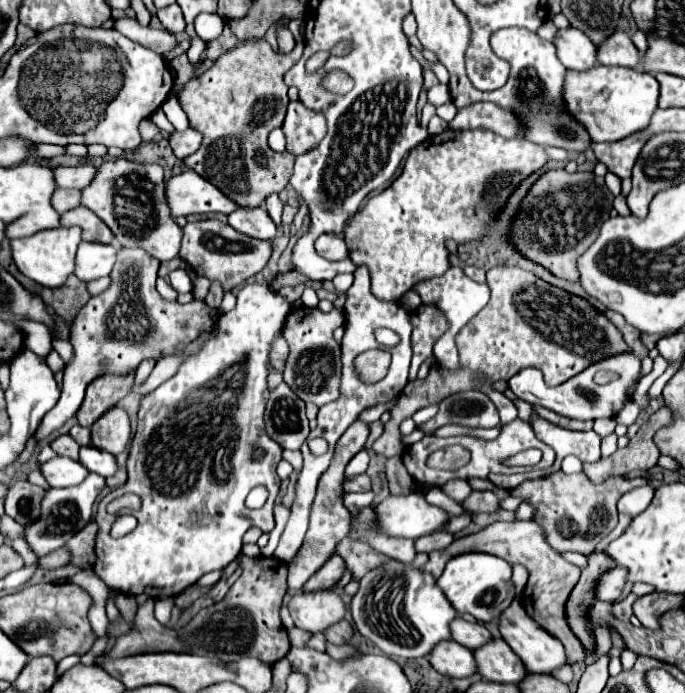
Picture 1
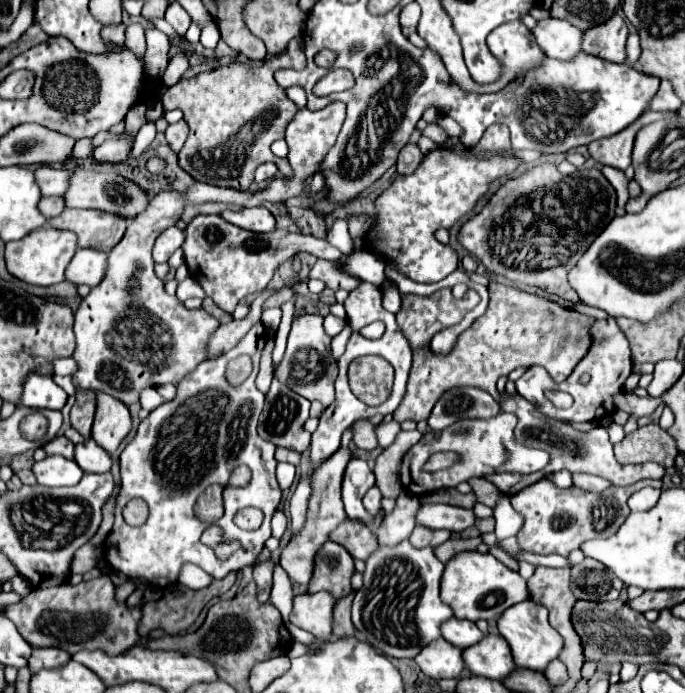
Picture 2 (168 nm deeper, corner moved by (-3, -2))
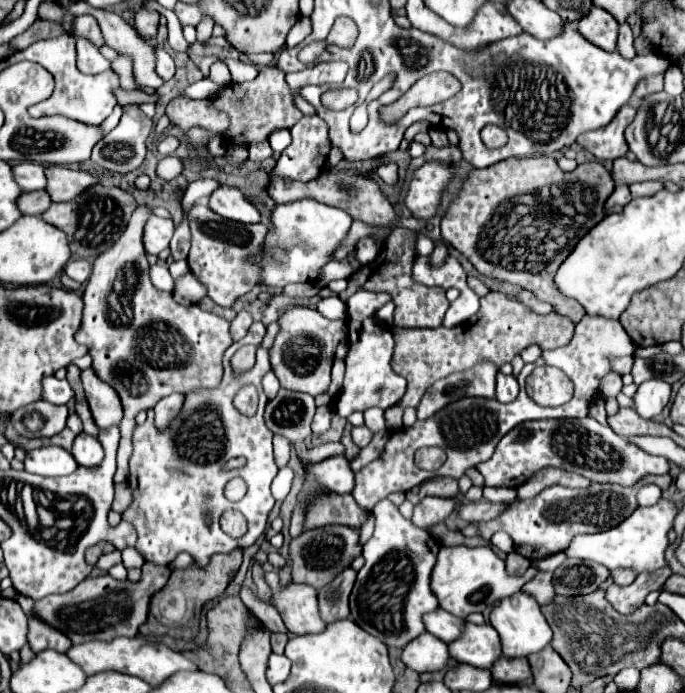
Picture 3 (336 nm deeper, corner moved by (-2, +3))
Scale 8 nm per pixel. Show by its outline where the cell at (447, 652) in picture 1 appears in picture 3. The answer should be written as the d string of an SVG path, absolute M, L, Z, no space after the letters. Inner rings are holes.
M423 632L401 654L401 660L415 672L439 672L449 662L449 648L437 636Z

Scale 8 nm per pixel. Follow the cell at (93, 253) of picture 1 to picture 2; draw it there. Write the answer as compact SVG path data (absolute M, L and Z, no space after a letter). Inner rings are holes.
M78 249L66 269L66 279L72 283L84 283L94 287L106 273L106 253L94 249Z

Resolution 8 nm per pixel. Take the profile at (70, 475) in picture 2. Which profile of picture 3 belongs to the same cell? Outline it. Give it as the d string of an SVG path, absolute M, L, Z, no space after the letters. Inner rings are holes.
M51 446L29 450L25 456L25 470L39 476L67 476L77 470L77 462L67 450Z

